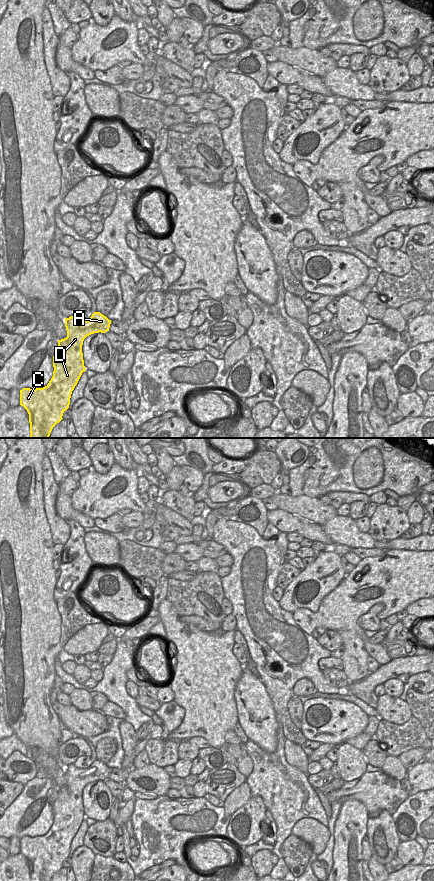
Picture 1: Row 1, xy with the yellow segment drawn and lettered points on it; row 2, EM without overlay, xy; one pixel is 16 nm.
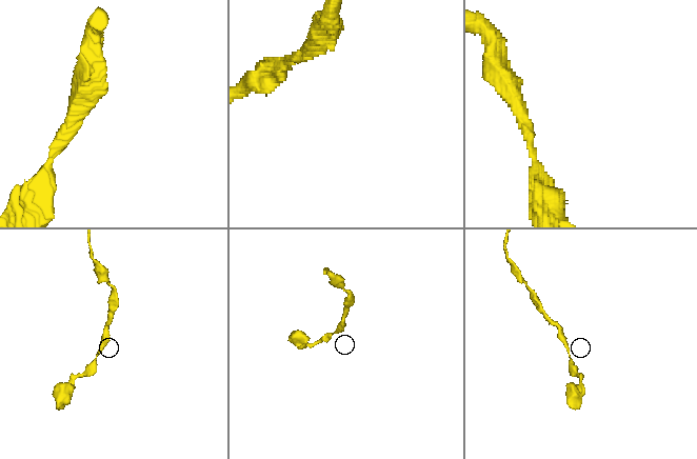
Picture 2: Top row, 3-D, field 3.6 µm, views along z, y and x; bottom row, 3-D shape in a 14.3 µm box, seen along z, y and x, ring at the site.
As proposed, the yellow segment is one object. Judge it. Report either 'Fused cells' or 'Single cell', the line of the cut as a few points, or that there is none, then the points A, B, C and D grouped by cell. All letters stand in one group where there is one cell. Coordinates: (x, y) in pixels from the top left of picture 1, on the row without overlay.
Single cell. No split. Groups: A B C D.

